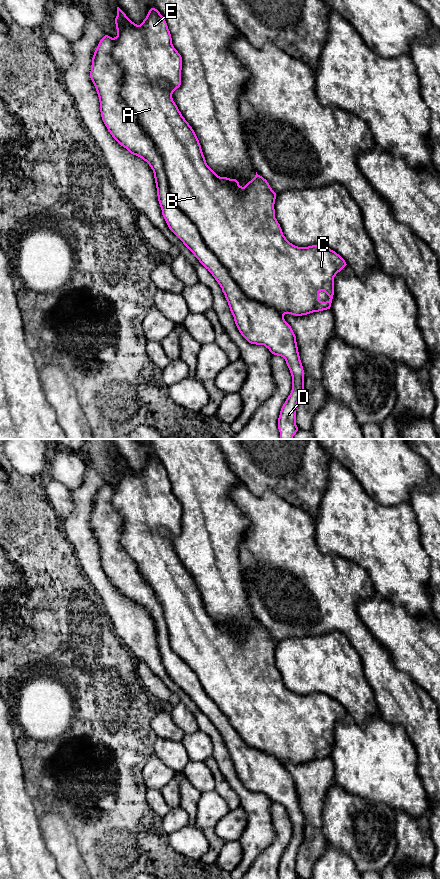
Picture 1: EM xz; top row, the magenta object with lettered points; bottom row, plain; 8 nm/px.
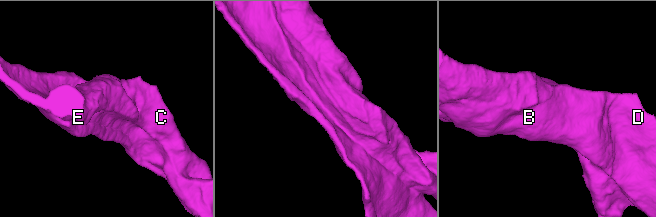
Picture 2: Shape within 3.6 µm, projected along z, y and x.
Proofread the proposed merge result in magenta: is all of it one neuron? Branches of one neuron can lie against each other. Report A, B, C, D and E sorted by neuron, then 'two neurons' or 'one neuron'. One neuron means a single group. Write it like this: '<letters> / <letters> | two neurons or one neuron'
A B C D E | one neuron

